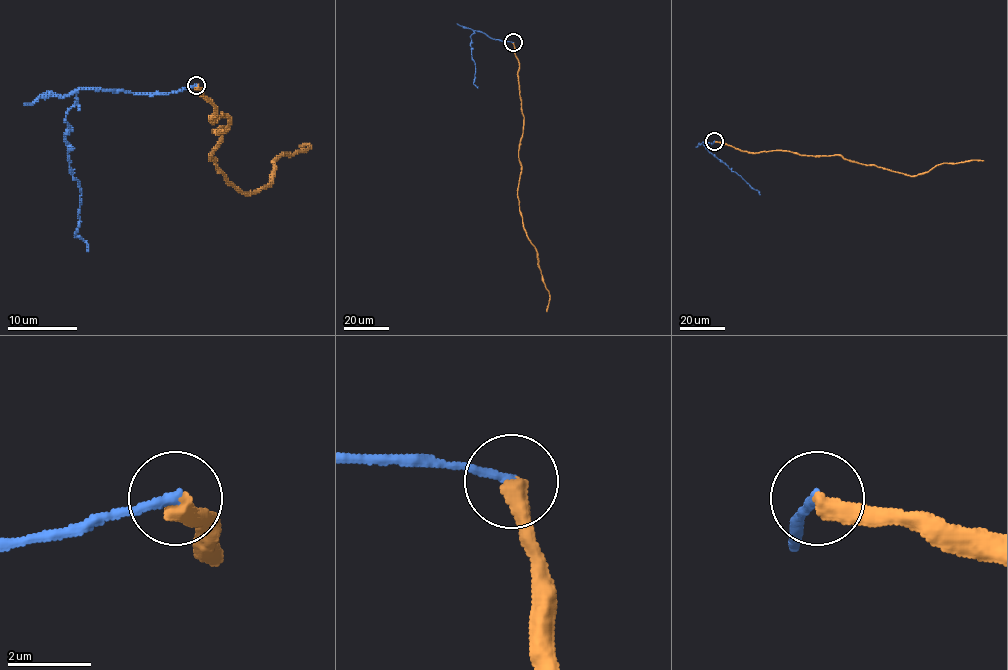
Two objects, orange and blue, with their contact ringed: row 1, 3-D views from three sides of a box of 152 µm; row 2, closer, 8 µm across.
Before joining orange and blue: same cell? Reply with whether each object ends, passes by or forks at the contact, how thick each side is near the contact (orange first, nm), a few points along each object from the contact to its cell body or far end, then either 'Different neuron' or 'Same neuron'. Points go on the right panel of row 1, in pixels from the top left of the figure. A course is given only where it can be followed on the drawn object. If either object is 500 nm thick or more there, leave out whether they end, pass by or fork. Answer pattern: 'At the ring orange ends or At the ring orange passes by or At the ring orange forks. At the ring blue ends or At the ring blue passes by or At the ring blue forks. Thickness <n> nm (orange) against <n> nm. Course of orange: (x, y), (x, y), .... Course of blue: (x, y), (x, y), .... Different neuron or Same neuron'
At the ring orange ends. At the ring blue ends. Thickness 480 nm (orange) against 220 nm. Course of orange: (714, 141), (754, 153), (841, 155), (910, 175), (943, 163), (983, 161). Course of blue: (714, 141), (703, 142), (708, 151), (760, 195). Different neuron

